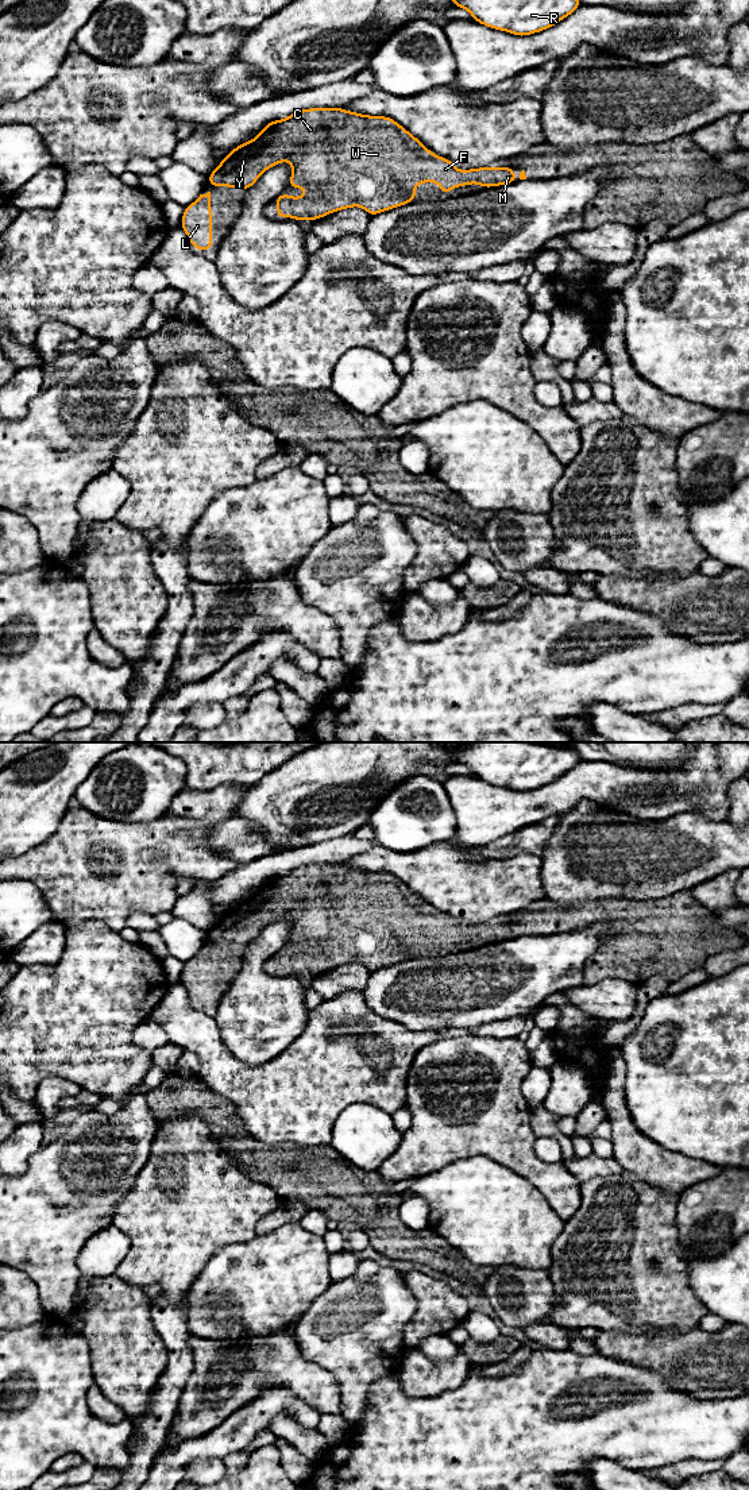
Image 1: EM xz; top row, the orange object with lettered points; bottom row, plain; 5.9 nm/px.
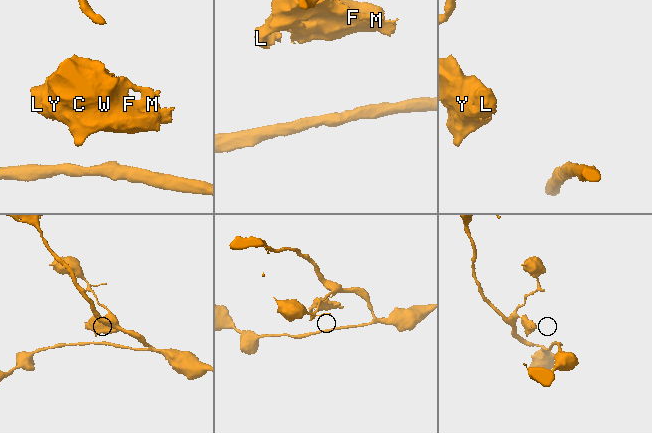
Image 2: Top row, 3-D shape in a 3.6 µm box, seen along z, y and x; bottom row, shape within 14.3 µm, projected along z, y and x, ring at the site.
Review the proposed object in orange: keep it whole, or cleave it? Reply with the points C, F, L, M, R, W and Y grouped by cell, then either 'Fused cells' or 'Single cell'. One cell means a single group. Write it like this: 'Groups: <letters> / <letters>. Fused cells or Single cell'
Groups: C F L M R W Y. Single cell

